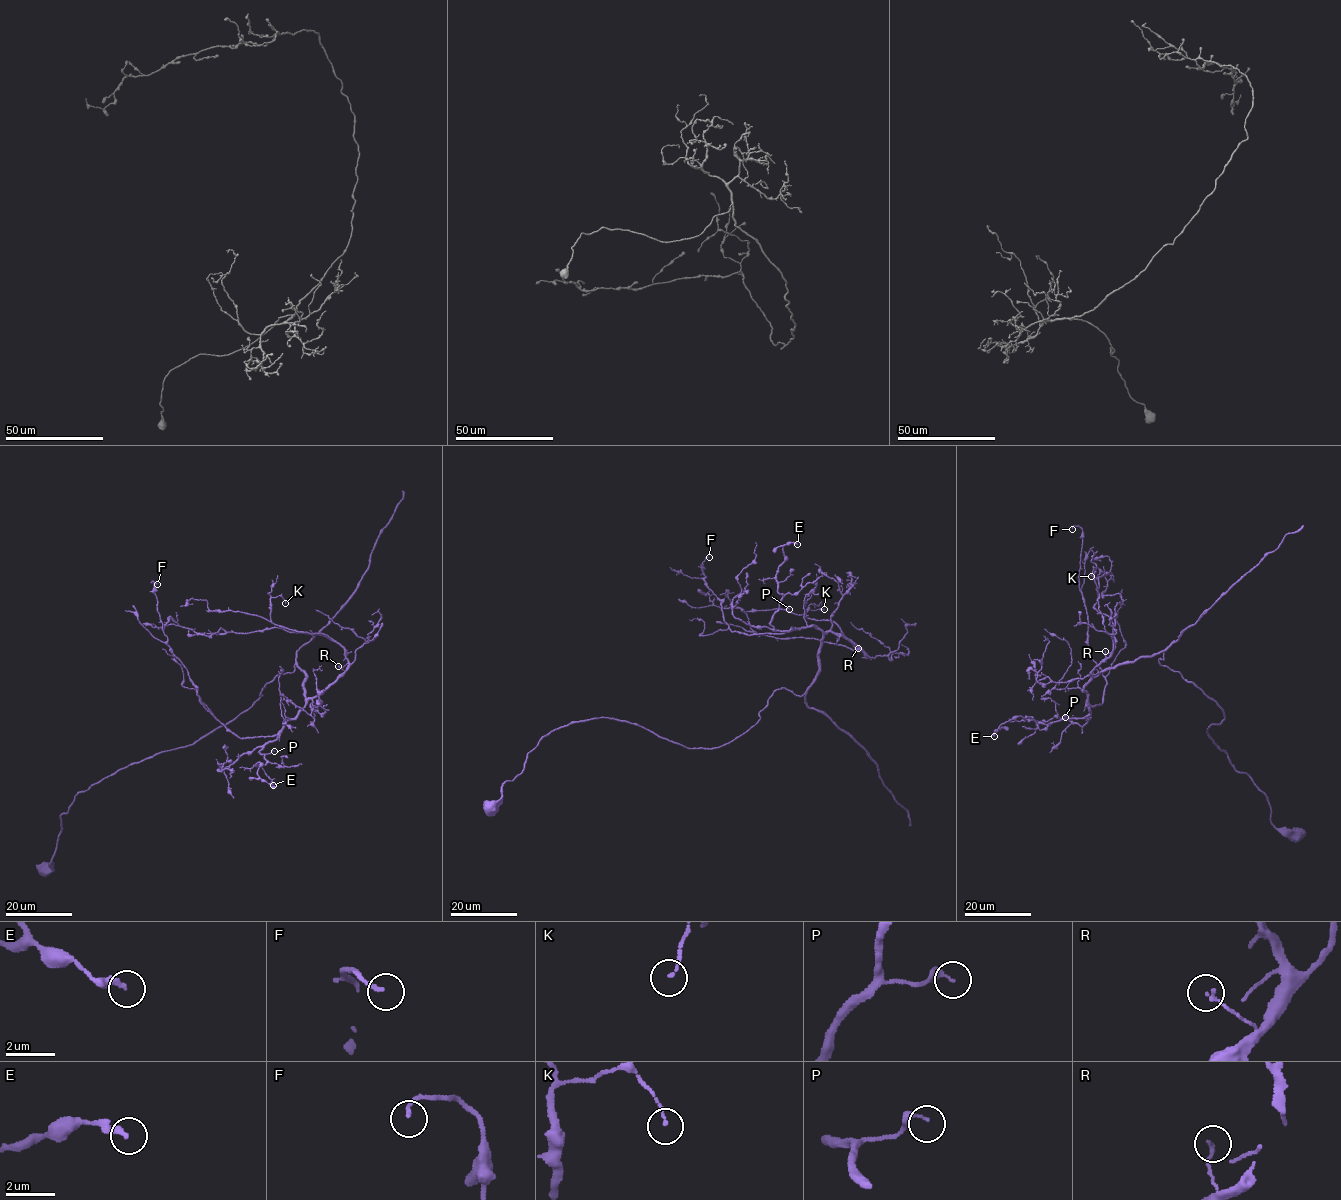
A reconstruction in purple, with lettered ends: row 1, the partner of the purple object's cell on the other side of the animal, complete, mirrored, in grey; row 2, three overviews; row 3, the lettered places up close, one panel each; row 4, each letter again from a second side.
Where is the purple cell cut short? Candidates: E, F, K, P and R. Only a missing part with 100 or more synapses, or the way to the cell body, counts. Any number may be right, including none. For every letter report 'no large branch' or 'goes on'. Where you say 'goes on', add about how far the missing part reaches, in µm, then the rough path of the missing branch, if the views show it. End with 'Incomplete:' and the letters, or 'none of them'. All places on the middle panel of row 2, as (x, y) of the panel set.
E: no large branch
F: no large branch
K: no large branch
P: no large branch
R: no large branch
Incomplete: none of them

